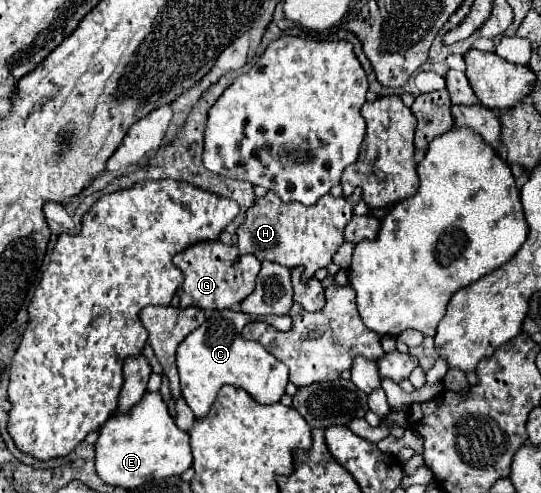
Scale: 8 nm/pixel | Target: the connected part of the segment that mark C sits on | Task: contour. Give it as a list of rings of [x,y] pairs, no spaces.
[[[236,309],[208,311],[206,321],[180,343],[180,355],[176,357],[176,365],[180,371],[182,397],[196,417],[208,415],[220,387],[228,383],[246,389],[262,405],[276,403],[284,395],[288,385],[286,365],[274,359],[274,355],[270,355],[260,343],[246,341],[240,335],[244,325],[254,319],[254,315],[246,315]]]

